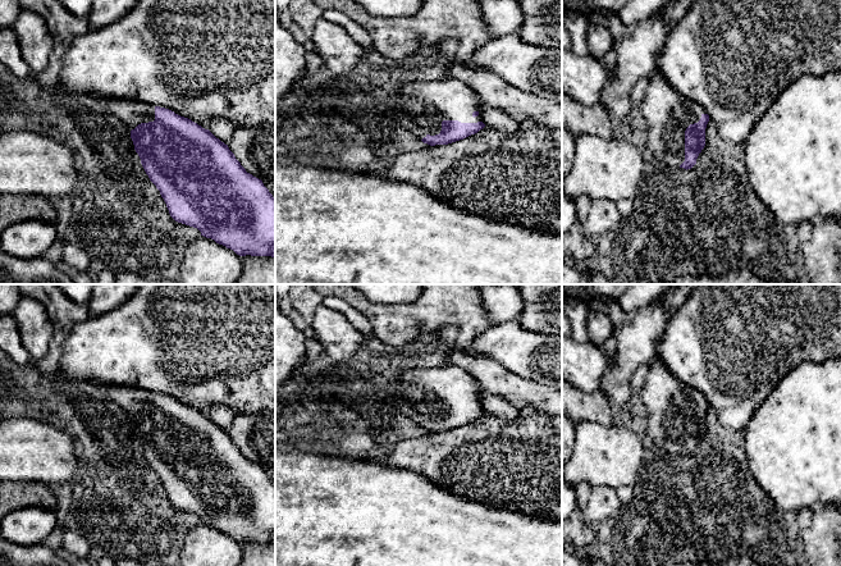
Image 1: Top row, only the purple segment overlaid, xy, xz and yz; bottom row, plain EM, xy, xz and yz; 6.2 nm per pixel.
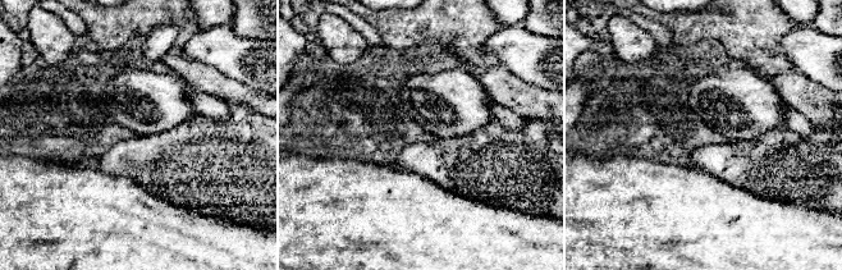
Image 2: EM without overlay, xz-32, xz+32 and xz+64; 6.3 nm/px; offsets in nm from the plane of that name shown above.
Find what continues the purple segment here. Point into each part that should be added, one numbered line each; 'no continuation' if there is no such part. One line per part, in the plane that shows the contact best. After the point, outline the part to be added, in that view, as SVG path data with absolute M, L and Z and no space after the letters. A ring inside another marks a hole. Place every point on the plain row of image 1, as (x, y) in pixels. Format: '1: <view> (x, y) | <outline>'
1: xz (420, 393) | M453 364L439 368L411 368L393 384L394 406L417 425L435 423L443 407L483 408L483 388L469 371Z

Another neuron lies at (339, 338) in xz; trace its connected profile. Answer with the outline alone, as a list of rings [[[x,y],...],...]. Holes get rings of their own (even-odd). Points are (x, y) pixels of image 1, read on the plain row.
[[[324,305],[316,309],[312,328],[324,353],[335,361],[348,360],[365,342],[362,333],[342,312]]]

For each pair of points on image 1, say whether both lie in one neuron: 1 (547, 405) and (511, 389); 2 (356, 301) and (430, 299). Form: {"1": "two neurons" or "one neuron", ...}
{"1": "one neuron", "2": "one neuron"}

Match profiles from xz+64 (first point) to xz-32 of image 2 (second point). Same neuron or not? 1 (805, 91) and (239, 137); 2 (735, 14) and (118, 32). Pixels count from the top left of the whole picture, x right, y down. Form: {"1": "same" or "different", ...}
{"1": "different", "2": "same"}

